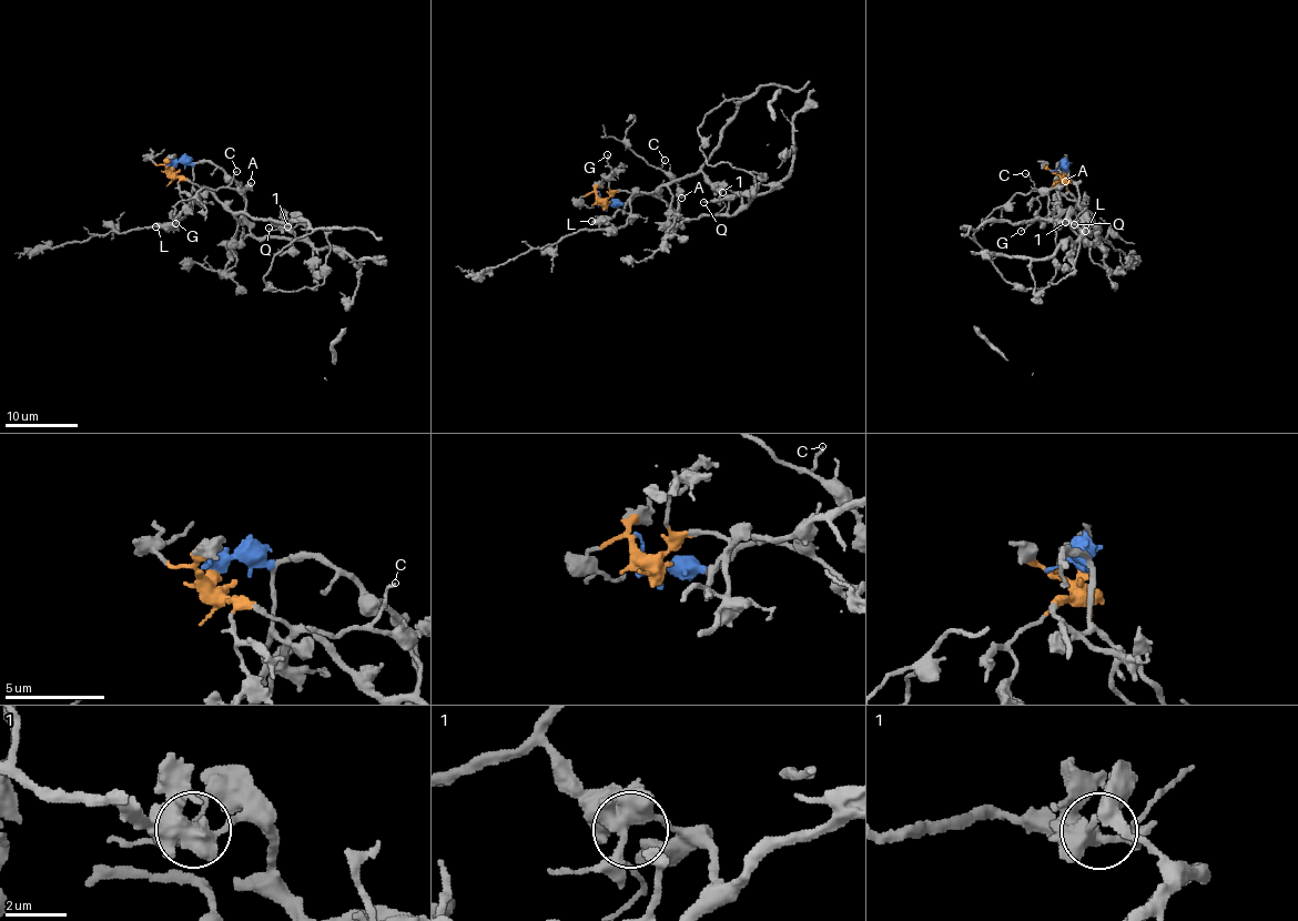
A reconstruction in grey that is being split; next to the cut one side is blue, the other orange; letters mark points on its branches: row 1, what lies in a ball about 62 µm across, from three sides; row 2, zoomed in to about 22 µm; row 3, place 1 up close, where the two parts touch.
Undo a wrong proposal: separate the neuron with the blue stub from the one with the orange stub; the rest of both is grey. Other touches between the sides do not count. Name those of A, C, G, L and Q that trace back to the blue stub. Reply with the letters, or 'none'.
L, Q

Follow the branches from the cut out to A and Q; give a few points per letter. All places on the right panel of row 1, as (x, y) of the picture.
A: (1065, 172), (1054, 185), (1060, 202), (1053, 212), (1048, 210), (1048, 192), (1065, 180)
Q: (1065, 170), (1058, 164), (1057, 168), (1077, 188), (1080, 210), (1091, 233), (1068, 219), (1063, 222), (1074, 224)

